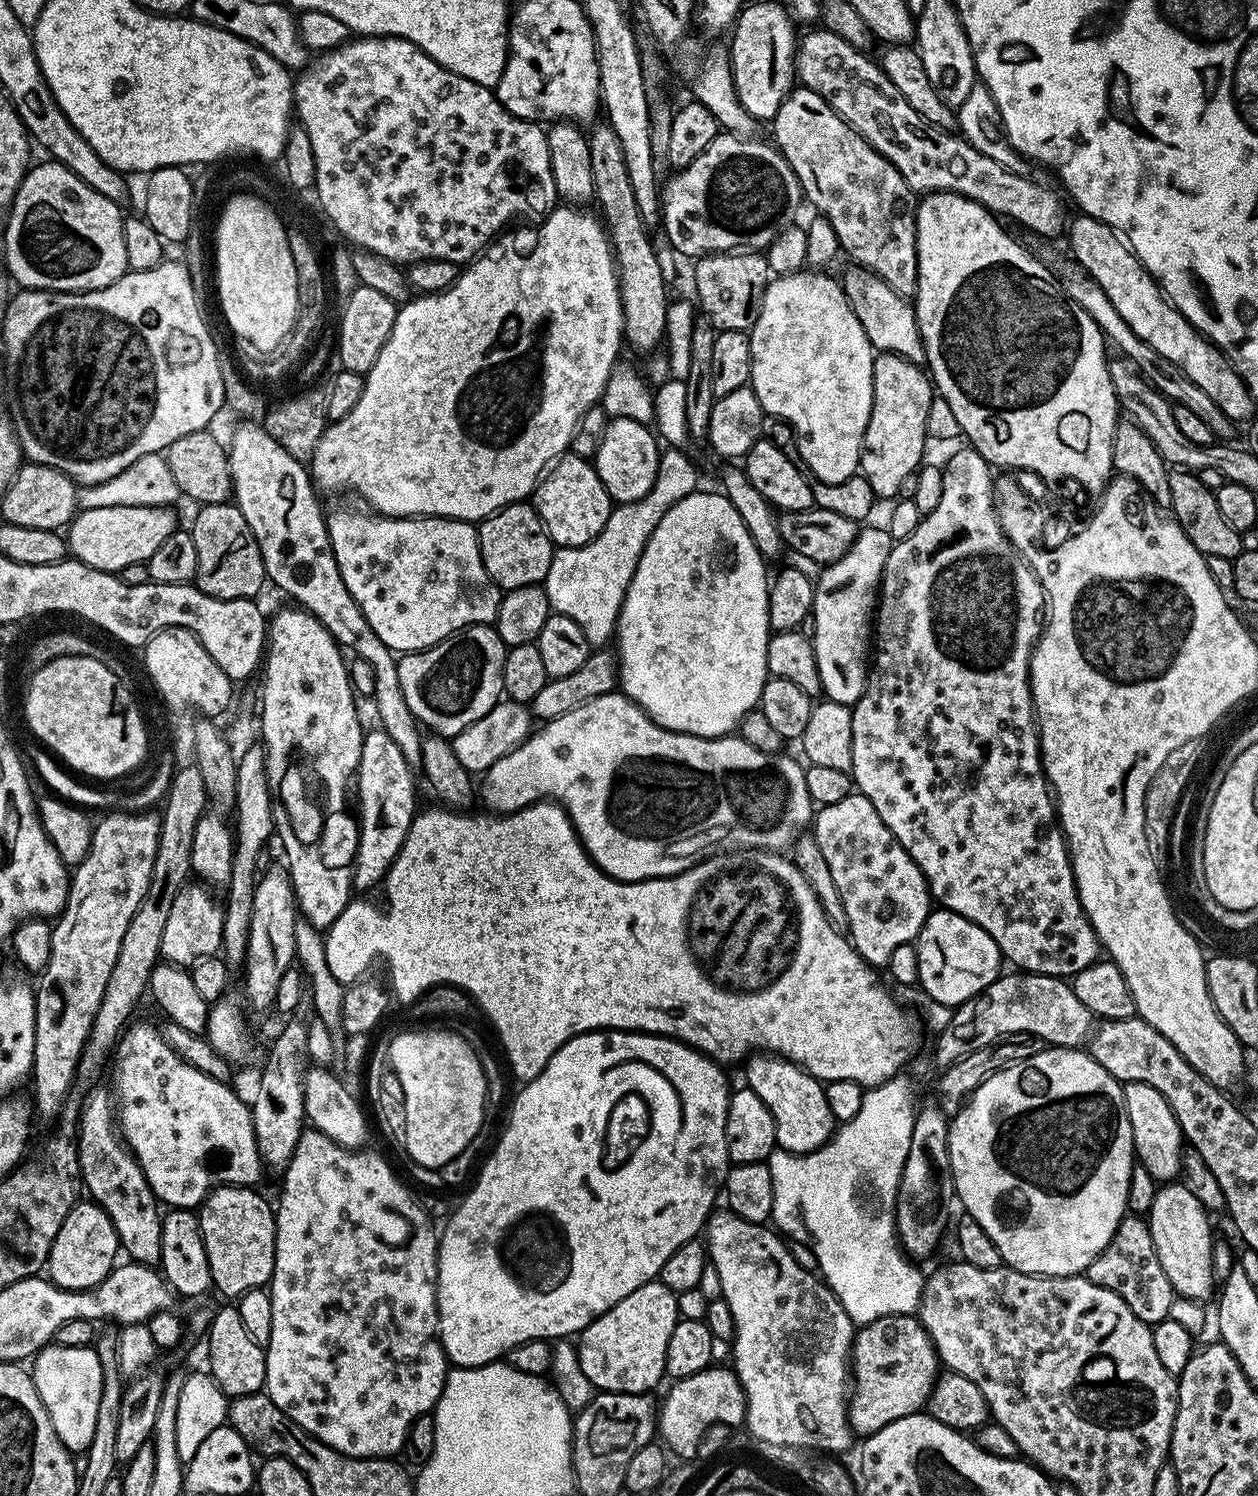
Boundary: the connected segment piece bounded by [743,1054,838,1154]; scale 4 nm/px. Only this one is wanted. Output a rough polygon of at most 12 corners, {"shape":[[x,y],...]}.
{"shape":[[775,1054],[746,1086],[766,1102],[783,1151],[813,1152],[838,1122],[824,1084]]}

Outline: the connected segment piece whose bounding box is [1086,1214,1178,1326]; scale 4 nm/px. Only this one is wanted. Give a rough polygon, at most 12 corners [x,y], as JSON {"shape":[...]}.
{"shape":[[1126,1214],[1088,1280],[1114,1290],[1143,1324],[1178,1299],[1150,1226]]}

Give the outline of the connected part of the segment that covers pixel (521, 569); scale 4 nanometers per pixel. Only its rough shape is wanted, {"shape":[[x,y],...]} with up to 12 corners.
{"shape":[[531,503],[479,521],[501,589],[543,585],[554,545]]}

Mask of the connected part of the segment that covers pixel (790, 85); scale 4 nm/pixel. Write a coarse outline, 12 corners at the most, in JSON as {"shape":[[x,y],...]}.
{"shape":[[749,3],[728,45],[740,105],[770,122],[795,87],[783,3]]}

